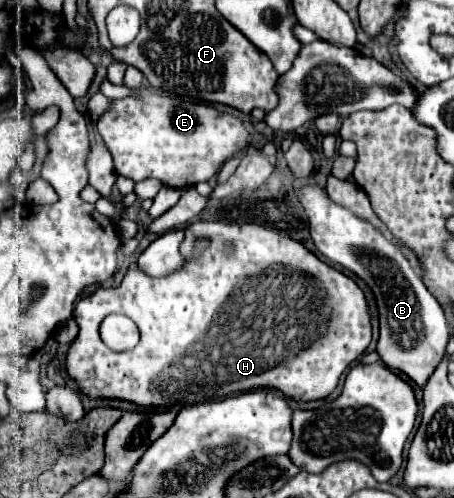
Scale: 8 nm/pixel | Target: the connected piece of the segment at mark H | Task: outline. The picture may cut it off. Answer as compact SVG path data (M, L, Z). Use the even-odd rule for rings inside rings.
M197 221L185 229L185 239L181 243L181 255L187 263L183 265L183 269L179 269L167 277L155 279L155 277L145 275L137 265L131 265L119 287L95 291L93 295L87 295L85 299L81 299L75 305L73 317L75 317L77 325L81 325L81 331L67 351L65 365L67 365L67 375L79 385L81 393L85 393L89 399L121 399L121 401L135 403L139 407L175 407L175 405L185 407L185 405L197 405L203 401L227 397L231 393L243 393L243 391L251 391L251 389L261 387L261 389L277 389L285 397L293 399L295 403L309 403L309 401L319 401L319 399L329 397L335 391L335 387L339 385L339 377L343 375L343 371L353 361L357 361L371 343L371 319L369 319L365 295L359 289L359 285L349 275L345 275L339 269L329 267L327 263L317 259L301 241L291 239L281 231L267 229L267 227L257 225L255 222L239 225L239 223L222 223L219 221ZM199 237L209 239L207 249L201 249L201 251L195 249L195 241ZM227 243L233 245L233 253L225 251ZM109 313L123 313L135 321L135 325L139 327L139 333L141 333L141 341L137 343L135 349L125 351L125 353L117 353L117 351L111 351L109 347L103 345L103 341L99 337L99 323Z

